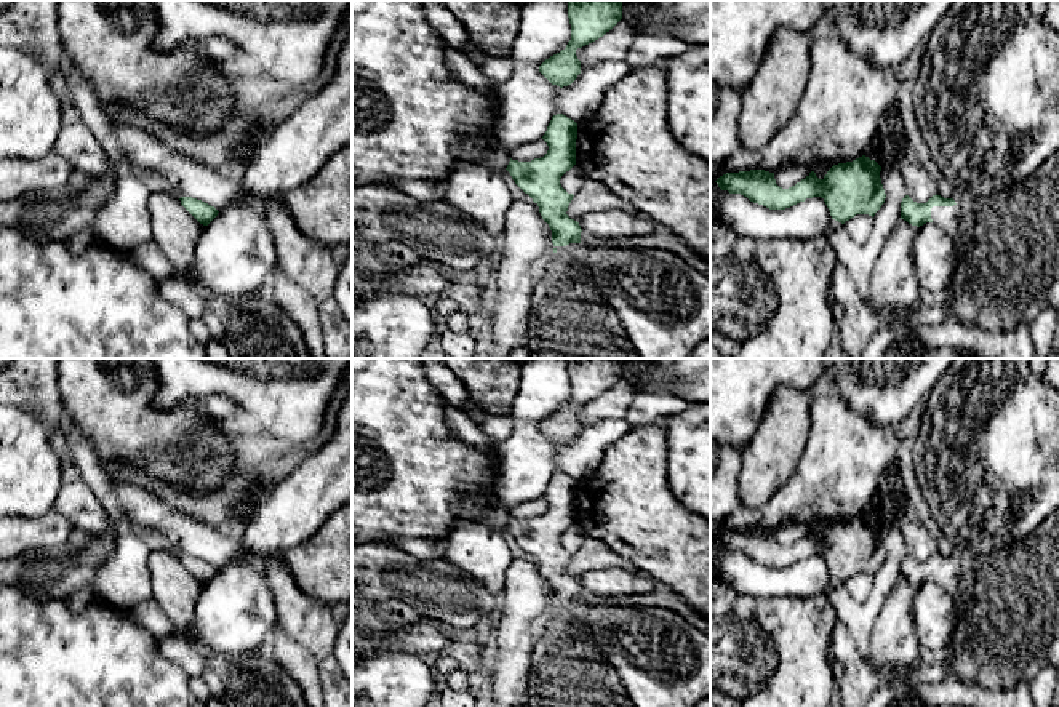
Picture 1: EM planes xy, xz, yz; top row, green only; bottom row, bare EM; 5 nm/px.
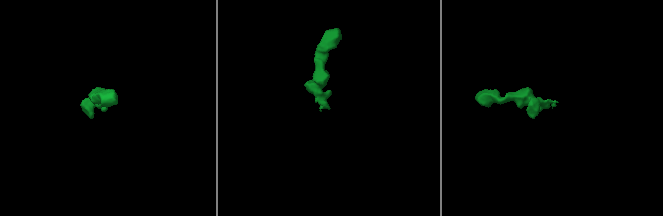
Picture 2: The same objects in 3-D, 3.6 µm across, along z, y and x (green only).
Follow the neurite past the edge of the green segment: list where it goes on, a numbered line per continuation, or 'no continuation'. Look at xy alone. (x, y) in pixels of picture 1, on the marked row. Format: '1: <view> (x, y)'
no continuation

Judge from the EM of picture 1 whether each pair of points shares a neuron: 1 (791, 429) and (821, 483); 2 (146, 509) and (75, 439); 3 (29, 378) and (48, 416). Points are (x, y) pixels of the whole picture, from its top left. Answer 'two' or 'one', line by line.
1: two
2: one
3: one

